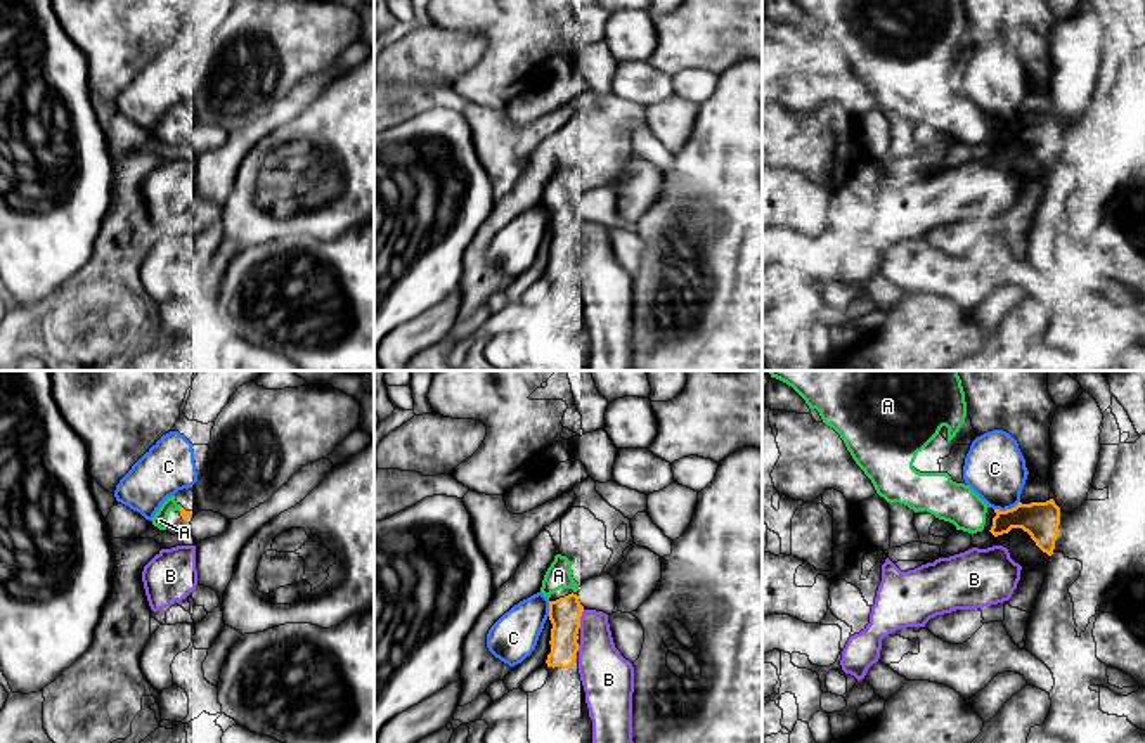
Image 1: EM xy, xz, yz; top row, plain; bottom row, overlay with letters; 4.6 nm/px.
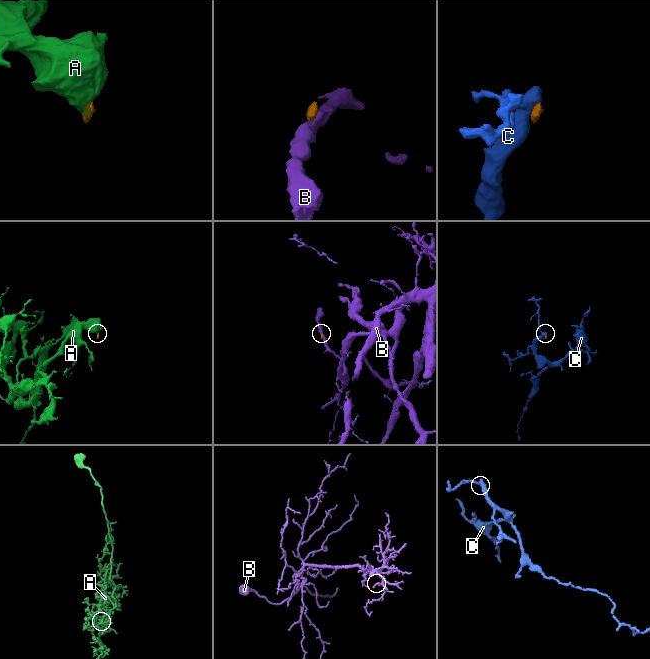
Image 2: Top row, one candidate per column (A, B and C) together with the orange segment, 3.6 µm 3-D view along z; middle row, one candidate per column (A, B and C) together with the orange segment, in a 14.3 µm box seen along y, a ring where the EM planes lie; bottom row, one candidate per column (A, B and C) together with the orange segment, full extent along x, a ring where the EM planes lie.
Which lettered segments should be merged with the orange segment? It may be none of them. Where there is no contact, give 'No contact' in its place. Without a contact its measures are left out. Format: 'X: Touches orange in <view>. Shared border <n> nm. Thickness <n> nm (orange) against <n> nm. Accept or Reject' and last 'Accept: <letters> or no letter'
A: Touches orange in xy. Shared border 30 nm. Thickness 40 nm (orange) against 70 nm. Accept
B: Touches orange in xz. Shared border 90 nm. Thickness 150 nm (orange) against 220 nm. Reject
C: Touches orange in yz. Shared border 130 nm. Thickness 170 nm (orange) against 280 nm. Reject
Accept: A

